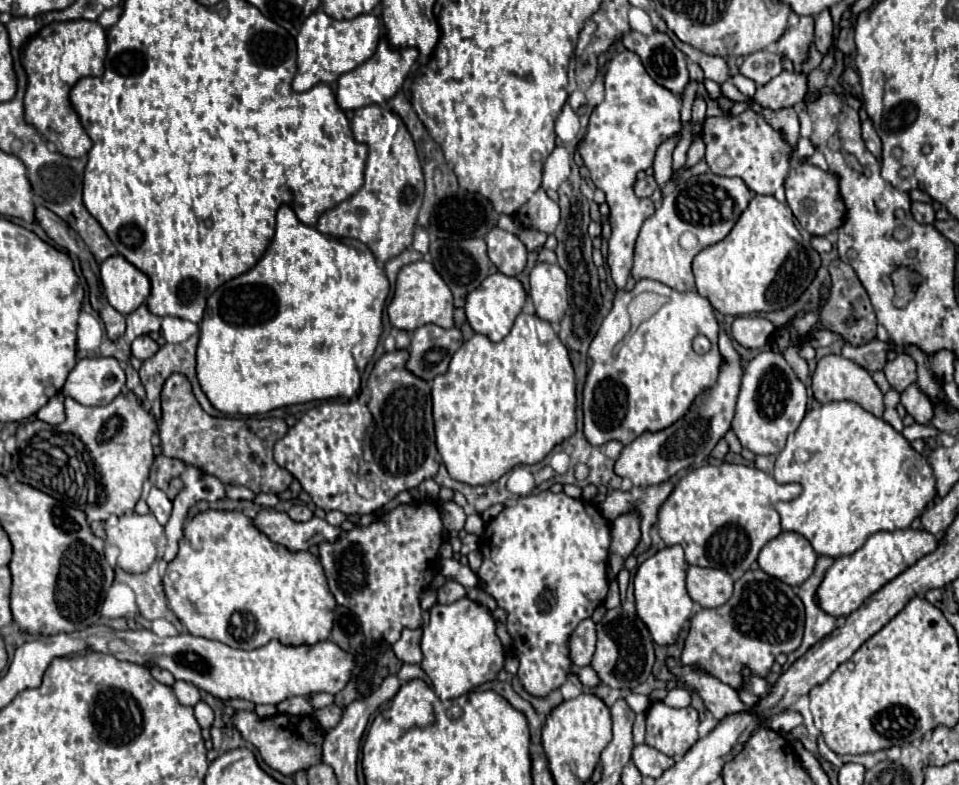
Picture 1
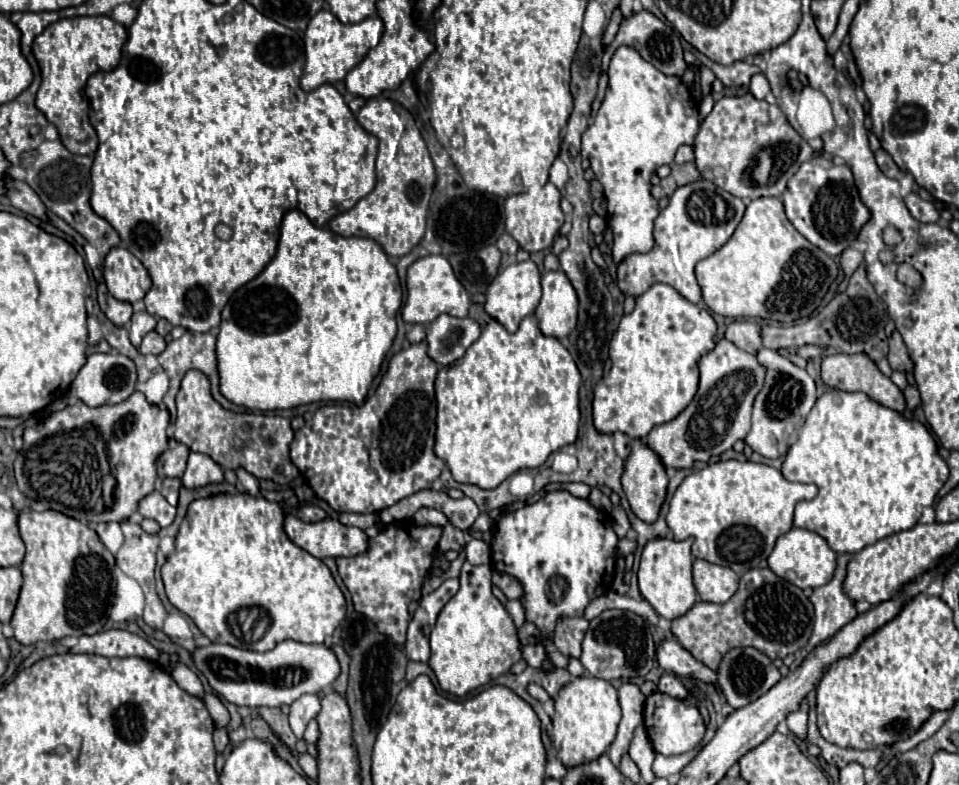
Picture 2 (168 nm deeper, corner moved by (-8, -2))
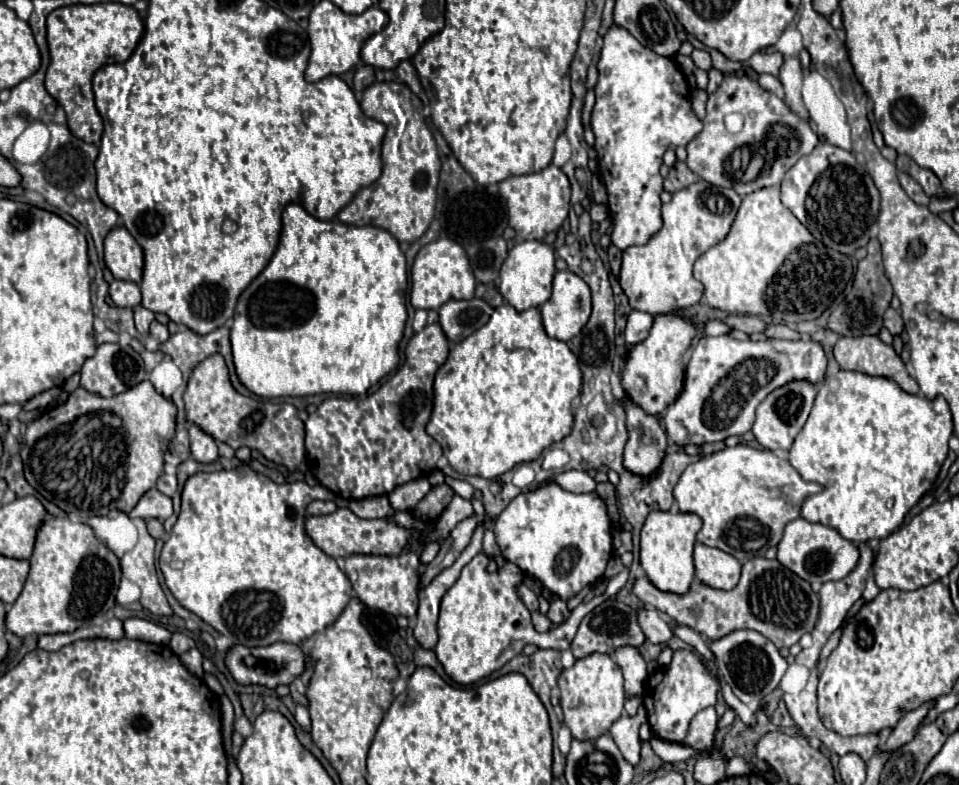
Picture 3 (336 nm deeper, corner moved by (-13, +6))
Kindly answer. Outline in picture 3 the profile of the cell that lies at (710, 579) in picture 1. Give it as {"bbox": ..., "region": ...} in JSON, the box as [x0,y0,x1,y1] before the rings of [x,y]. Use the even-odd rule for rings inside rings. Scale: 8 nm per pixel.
{"bbox":[695,544,741,590],"region":[[[695,544],[695,576],[703,584],[719,590],[731,590],[739,582],[741,564],[731,554],[705,544]]]}

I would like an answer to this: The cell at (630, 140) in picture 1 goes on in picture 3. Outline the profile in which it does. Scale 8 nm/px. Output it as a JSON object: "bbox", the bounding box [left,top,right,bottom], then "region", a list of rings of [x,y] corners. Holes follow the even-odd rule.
{"bbox":[591,26,703,250],"region":[[[611,26],[603,38],[601,60],[597,64],[599,80],[595,86],[595,106],[591,114],[591,128],[595,132],[595,150],[599,160],[599,170],[609,194],[609,212],[613,218],[611,240],[619,250],[635,244],[645,244],[663,228],[661,218],[661,192],[663,178],[659,174],[663,154],[667,148],[687,146],[701,130],[703,122],[695,116],[687,80],[675,60],[655,54],[651,48],[641,46],[625,28]]]}

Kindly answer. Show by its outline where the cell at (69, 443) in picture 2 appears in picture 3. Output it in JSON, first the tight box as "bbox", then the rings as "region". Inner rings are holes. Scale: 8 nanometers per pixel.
{"bbox":[21,380,177,520],"region":[[[143,380],[141,384],[129,388],[127,392],[121,392],[117,396],[111,396],[111,398],[103,398],[103,396],[97,396],[97,394],[89,394],[85,388],[77,388],[75,392],[69,394],[67,402],[55,406],[55,408],[49,408],[45,410],[37,420],[29,422],[27,424],[27,432],[25,432],[25,440],[23,440],[23,446],[21,446],[21,458],[23,458],[23,466],[25,466],[25,480],[49,502],[57,504],[63,512],[67,514],[77,514],[81,516],[83,520],[91,518],[91,516],[105,516],[109,514],[111,510],[121,510],[121,512],[131,512],[131,508],[139,502],[139,498],[151,490],[155,484],[157,484],[157,478],[163,474],[163,452],[165,448],[169,446],[171,438],[175,436],[175,414],[177,414],[177,408],[171,400],[167,400],[165,396],[161,396],[153,384],[149,380]]]}

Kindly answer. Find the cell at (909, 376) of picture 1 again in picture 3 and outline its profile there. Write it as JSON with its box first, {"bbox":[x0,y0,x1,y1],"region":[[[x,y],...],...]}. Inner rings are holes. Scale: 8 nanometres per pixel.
{"bbox":[883,308,905,336],"region":[[[887,308],[883,320],[885,320],[885,328],[887,328],[893,336],[899,336],[899,334],[903,332],[903,328],[905,328],[901,314],[899,314],[897,310],[893,310],[893,308]]]}

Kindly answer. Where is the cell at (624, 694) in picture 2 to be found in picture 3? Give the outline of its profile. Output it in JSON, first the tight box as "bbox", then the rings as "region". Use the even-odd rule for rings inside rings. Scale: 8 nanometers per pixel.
{"bbox":[615,646,647,698],"region":[[[625,646],[617,648],[615,662],[619,664],[623,676],[625,676],[625,692],[627,698],[635,698],[643,694],[643,684],[647,684],[647,664],[637,652],[637,648]]]}

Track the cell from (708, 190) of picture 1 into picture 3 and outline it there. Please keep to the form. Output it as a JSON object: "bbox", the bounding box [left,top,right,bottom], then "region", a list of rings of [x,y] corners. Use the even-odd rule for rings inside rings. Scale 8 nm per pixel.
{"bbox":[619,180,741,314],"region":[[[705,180],[693,182],[675,192],[669,204],[663,204],[663,228],[643,246],[623,250],[619,282],[633,310],[663,314],[675,308],[689,308],[703,296],[703,284],[693,276],[695,260],[711,246],[719,244],[731,230],[741,206],[741,196],[731,188],[719,188]]]}

